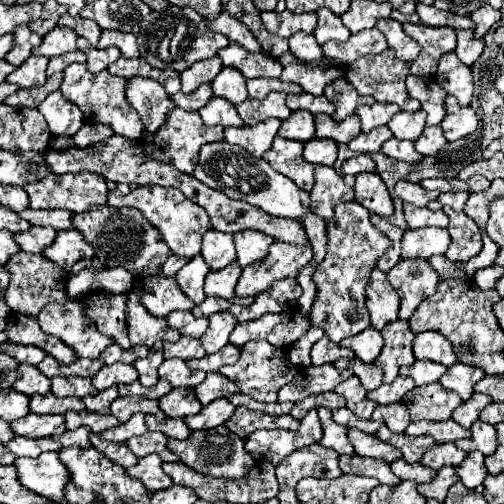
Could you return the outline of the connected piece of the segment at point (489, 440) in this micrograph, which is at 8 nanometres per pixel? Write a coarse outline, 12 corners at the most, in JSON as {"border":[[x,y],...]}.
{"border":[[473,422],[471,438],[457,440],[457,448],[479,450],[489,456],[497,448],[495,428]]}

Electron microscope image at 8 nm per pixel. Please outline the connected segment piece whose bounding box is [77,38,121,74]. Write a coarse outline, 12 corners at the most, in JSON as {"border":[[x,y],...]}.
{"border":[[85,38],[77,48],[85,52],[89,72],[99,74],[121,56],[119,48],[99,50]]}

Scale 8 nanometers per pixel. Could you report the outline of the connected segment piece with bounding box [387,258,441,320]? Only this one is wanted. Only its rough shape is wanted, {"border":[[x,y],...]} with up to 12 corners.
{"border":[[399,260],[387,272],[409,320],[441,278],[427,260]]}

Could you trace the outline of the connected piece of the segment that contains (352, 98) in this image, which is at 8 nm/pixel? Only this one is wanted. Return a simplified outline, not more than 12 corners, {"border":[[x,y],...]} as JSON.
{"border":[[345,80],[329,84],[325,96],[335,104],[333,120],[351,116],[359,102],[373,104]]}

